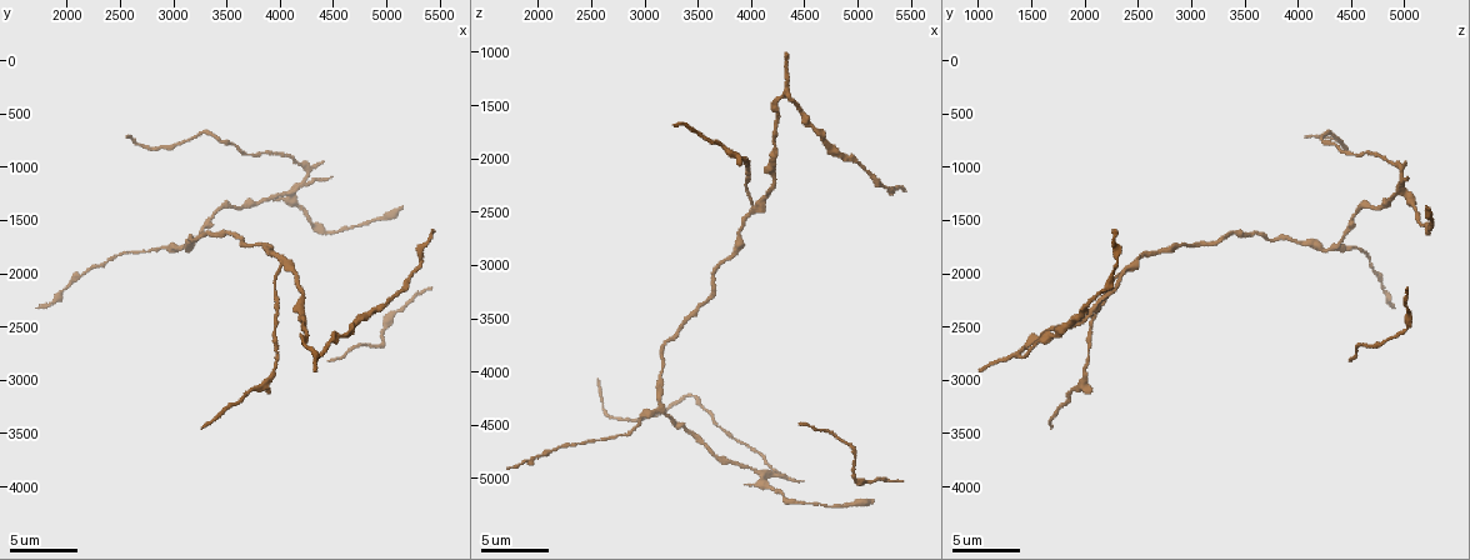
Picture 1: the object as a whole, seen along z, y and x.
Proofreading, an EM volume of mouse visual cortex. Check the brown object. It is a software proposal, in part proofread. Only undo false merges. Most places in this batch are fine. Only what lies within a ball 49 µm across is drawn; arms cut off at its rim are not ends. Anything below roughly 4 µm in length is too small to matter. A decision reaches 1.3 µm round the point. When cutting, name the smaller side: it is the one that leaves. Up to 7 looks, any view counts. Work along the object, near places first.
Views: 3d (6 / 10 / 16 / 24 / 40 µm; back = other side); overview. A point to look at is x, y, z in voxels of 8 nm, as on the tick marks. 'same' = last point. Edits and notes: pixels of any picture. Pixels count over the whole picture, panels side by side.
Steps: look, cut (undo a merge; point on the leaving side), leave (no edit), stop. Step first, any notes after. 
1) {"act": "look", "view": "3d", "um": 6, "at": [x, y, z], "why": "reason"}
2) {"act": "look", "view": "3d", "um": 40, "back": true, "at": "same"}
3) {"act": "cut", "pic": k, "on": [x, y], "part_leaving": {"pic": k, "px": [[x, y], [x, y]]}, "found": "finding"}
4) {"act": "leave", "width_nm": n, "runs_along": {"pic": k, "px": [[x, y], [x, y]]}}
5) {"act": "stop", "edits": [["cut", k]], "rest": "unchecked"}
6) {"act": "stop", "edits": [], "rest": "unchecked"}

{"act": "look", "view": "3d", "um": 6, "at": [4040, 1960, 2440], "why": "a fork"}

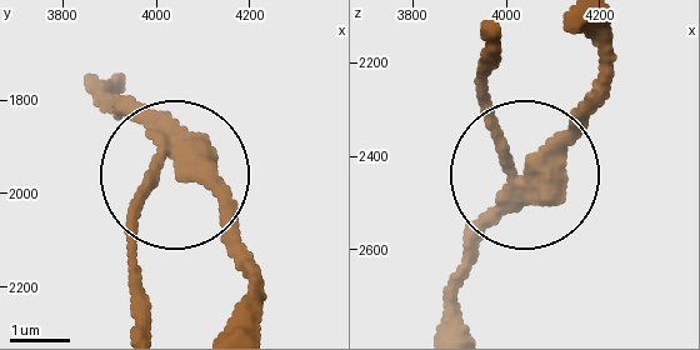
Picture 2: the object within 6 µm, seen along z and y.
{"act": "cut", "pic": 2, "on": [146, 194], "width_nm": 310, "part_leaving": {"pic": 2, "px": [[165, 145], [135, 220], [135, 325]]}, "found": "a second neuron is stuck on"}

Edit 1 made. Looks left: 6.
{"act": "look", "view": "overview"}

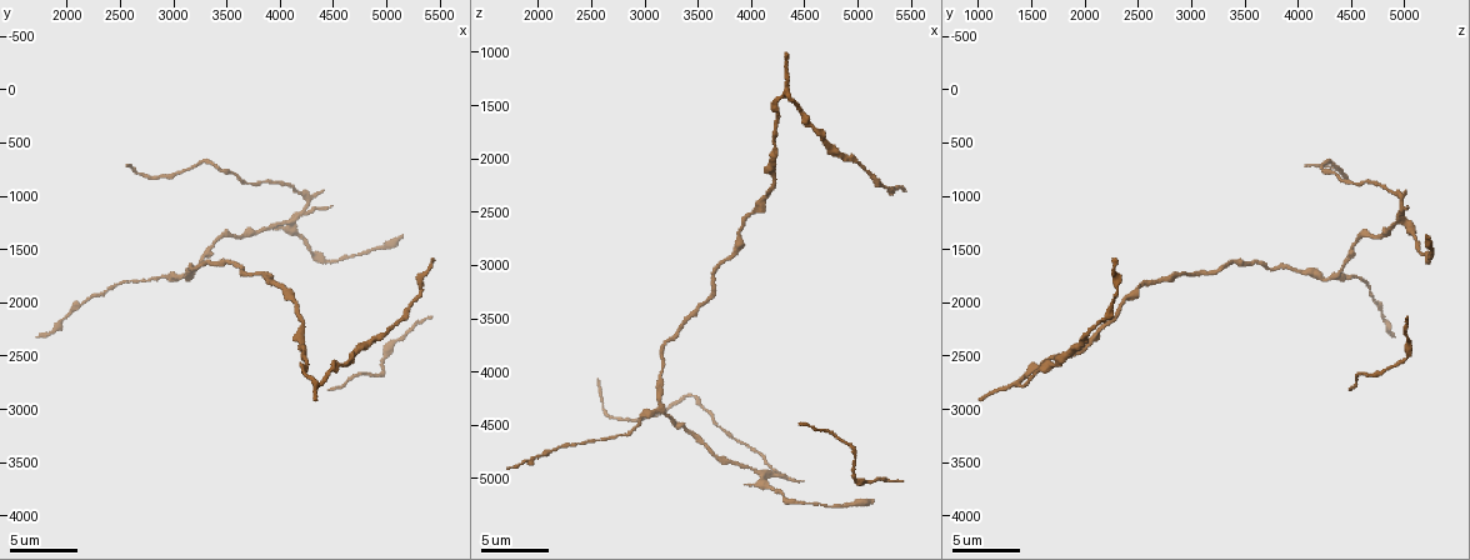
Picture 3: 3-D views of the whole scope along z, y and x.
{"act": "look", "view": "3d", "um": 10, "at": [4120, 1240, 5020]}

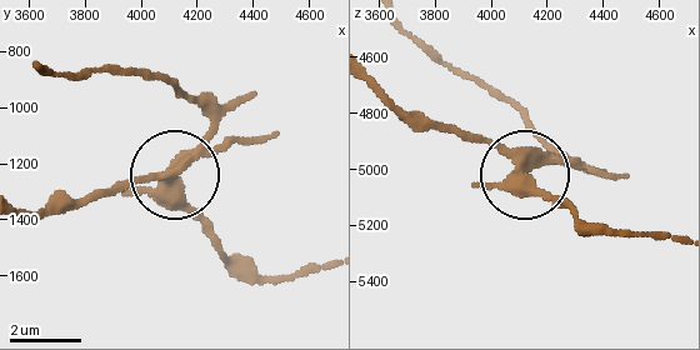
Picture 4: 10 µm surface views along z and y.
{"act": "leave", "side_arm_um": 22, "arms": 4, "found": "one neuron here"}

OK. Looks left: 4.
{"act": "look", "view": "3d", "um": 6, "at": [3300, 660, 4260], "why": "sudden change in width"}

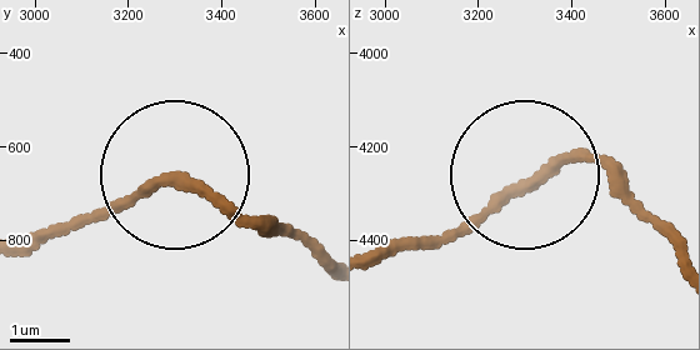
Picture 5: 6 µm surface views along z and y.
{"act": "leave", "found": "all the same neuron"}

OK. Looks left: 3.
{"act": "stop", "edits": [["cut", 2]], "rest": "unchecked"}

